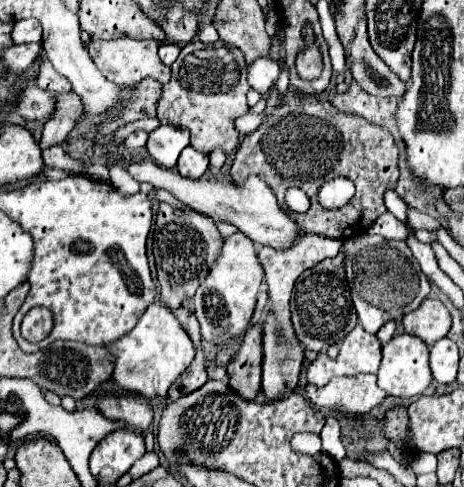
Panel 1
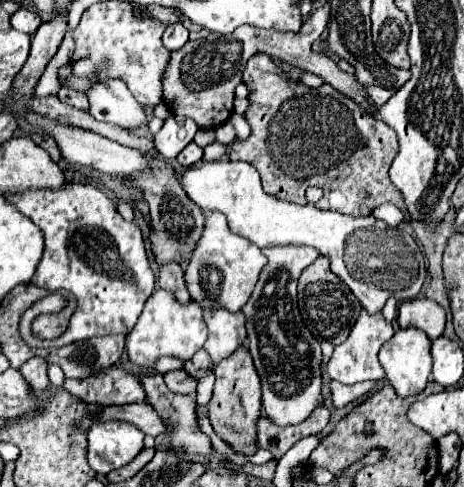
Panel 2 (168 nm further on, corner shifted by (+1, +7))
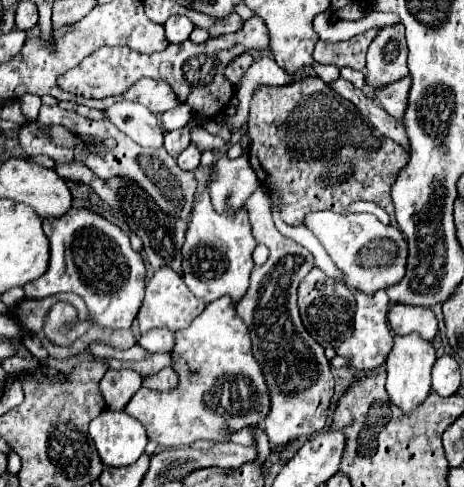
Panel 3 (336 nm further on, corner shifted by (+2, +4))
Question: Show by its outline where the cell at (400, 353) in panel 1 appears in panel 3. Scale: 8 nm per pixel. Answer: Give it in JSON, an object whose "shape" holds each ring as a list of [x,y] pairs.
{"shape":[[[407,334],[407,336],[395,336],[395,344],[391,352],[387,354],[385,366],[387,366],[387,394],[395,406],[399,406],[403,412],[411,412],[417,408],[427,394],[431,392],[431,368],[435,362],[435,348],[431,342],[423,340],[421,336]]]}

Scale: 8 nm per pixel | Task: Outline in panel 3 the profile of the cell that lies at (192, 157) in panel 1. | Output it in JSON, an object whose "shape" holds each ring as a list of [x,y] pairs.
{"shape":[[[189,144],[189,148],[185,148],[177,162],[179,162],[179,168],[181,170],[195,170],[199,166],[199,158],[201,158],[201,152],[195,148],[195,144]]]}

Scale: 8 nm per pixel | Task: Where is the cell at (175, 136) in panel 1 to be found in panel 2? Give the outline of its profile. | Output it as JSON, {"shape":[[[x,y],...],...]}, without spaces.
{"shape":[[[170,115],[164,127],[154,135],[156,151],[164,159],[176,159],[176,155],[194,139],[196,131],[198,131],[198,125],[192,119]]]}

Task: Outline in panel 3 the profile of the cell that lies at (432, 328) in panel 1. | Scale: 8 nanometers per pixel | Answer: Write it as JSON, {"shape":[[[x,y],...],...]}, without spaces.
{"shape":[[[393,304],[387,314],[393,334],[413,334],[417,332],[423,340],[433,340],[437,334],[437,318],[431,308],[411,306],[411,304]]]}

